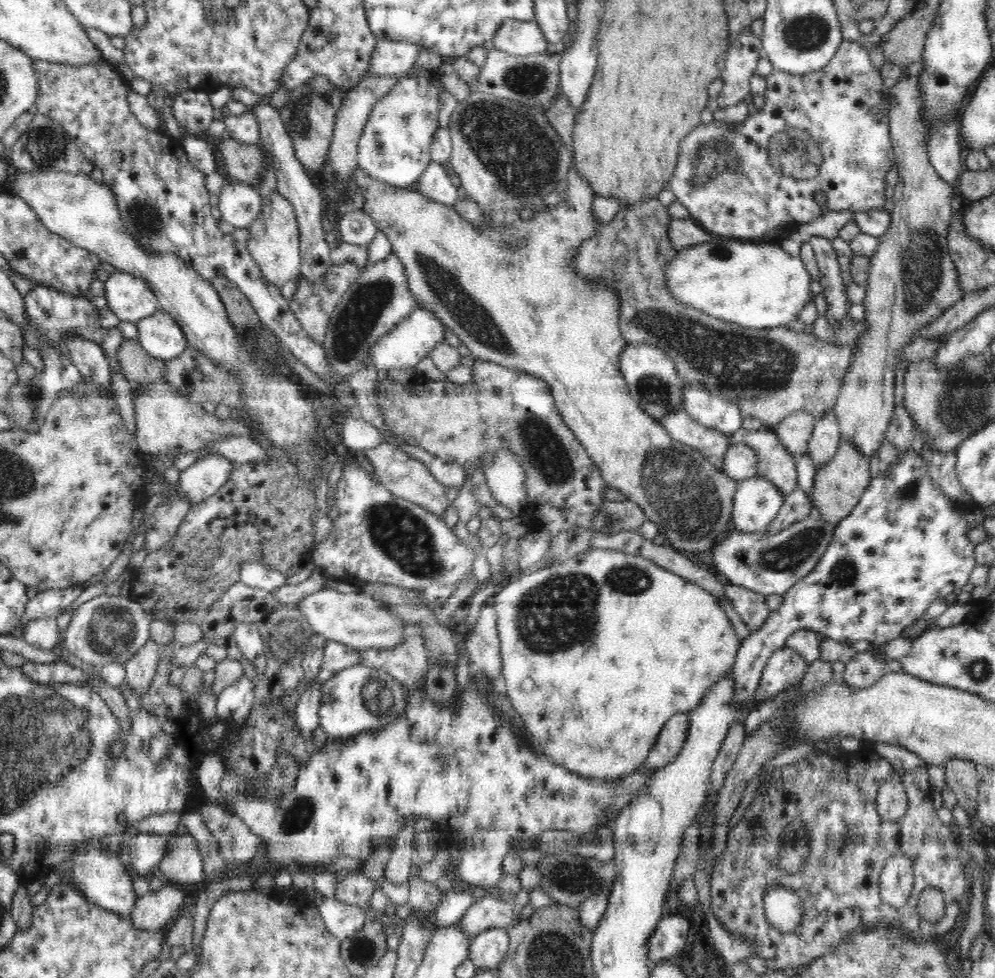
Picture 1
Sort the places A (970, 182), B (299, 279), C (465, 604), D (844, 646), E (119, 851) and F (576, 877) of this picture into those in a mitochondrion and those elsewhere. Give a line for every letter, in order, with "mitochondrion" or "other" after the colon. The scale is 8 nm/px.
A: other
B: other
C: other
D: other
E: other
F: mitochondrion

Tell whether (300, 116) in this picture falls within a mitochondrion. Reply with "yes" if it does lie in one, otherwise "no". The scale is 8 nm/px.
yes

